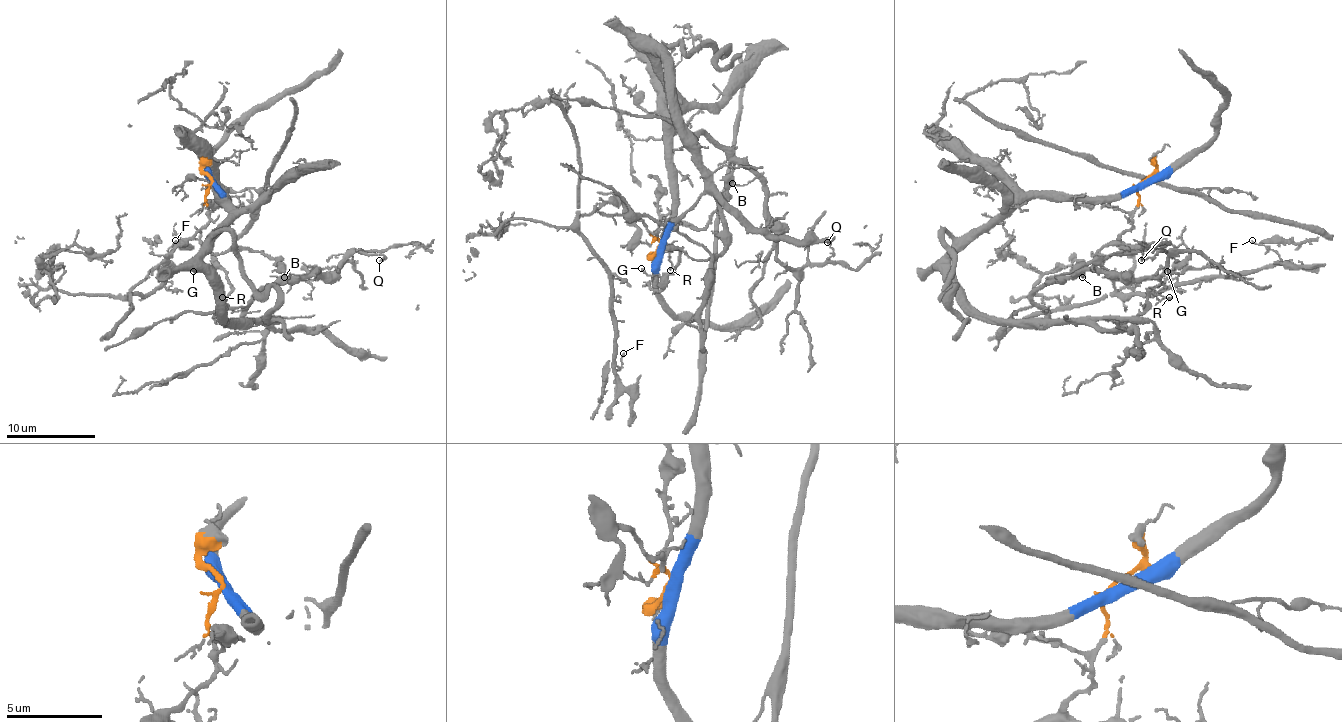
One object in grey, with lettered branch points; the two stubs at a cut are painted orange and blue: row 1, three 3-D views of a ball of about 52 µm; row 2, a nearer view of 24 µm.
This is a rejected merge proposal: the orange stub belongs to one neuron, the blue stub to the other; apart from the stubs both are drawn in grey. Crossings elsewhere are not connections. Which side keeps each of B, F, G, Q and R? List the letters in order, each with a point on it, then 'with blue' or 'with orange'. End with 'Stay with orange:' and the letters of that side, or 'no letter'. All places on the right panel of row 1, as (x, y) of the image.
B: (1082, 277) | with blue
F: (1252, 240) | with orange
G: (1167, 271) | with blue
Q: (1141, 260) | with blue
R: (1169, 297) | with blue
Stay with orange: F

